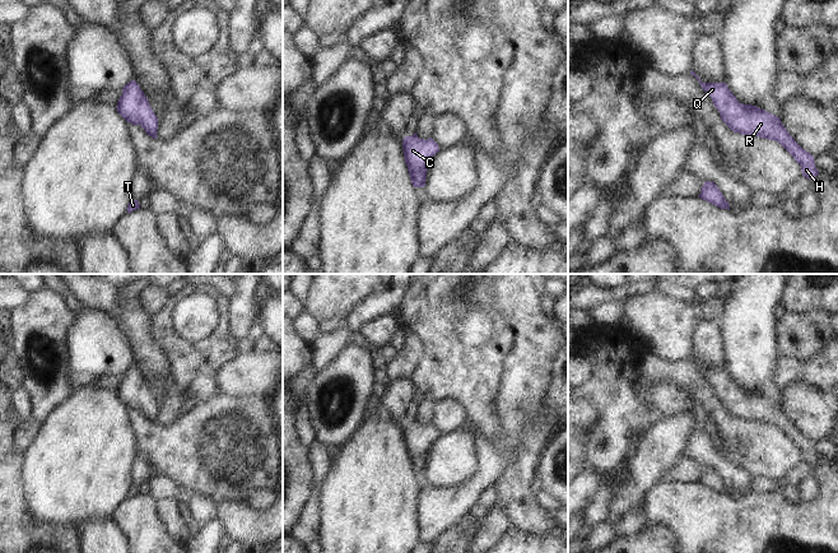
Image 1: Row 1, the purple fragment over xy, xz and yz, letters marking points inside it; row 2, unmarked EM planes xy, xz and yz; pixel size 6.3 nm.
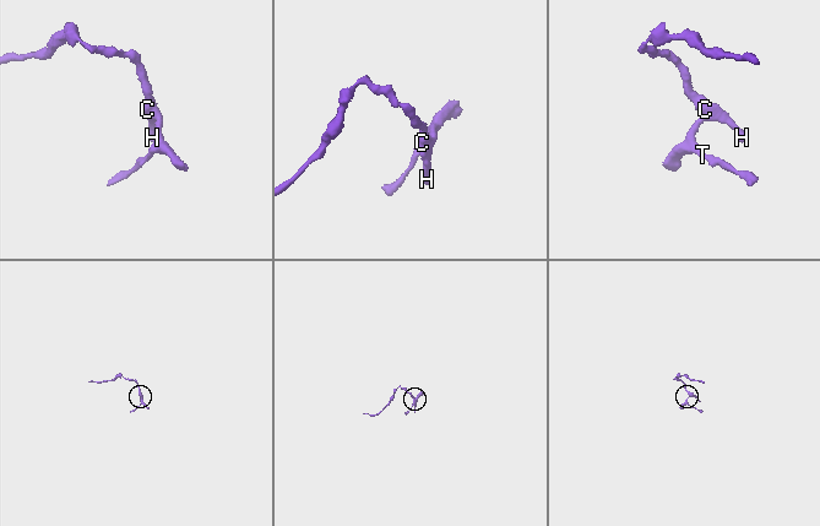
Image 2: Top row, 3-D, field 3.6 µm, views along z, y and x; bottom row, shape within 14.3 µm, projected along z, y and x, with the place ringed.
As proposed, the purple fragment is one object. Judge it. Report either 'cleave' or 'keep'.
keep

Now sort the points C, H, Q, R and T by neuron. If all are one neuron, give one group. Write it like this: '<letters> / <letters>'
C H Q R T

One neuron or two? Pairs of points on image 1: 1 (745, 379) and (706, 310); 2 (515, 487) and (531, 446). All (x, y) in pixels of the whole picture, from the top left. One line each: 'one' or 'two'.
1: two
2: one

